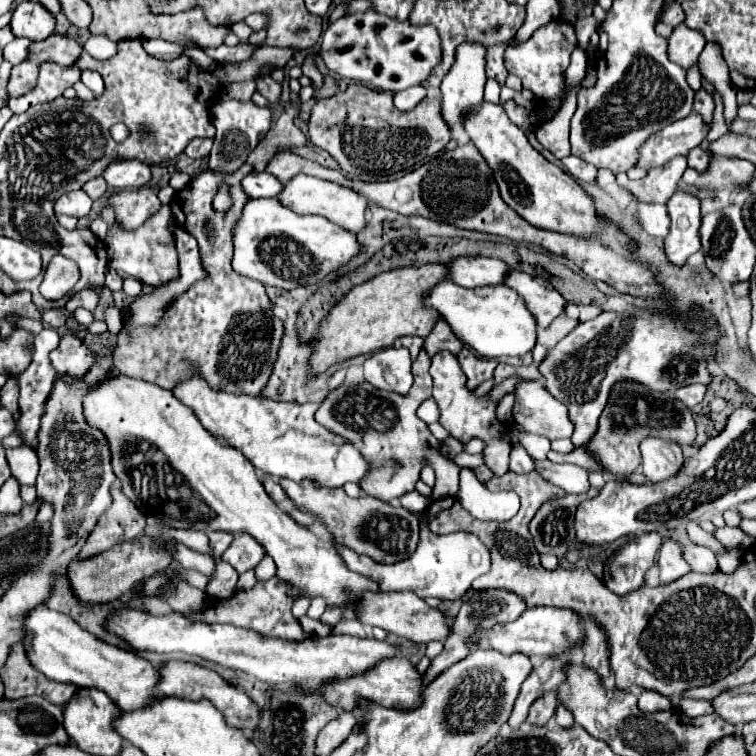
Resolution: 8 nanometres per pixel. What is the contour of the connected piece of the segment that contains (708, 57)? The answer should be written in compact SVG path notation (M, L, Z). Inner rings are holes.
M707 42L701 56L699 56L699 68L701 74L715 84L715 88L721 92L725 102L725 120L731 124L737 116L737 102L735 102L735 86L729 78L729 68L723 58L721 46L717 42Z

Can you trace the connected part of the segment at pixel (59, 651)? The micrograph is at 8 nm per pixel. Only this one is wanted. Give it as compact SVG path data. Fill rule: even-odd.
M39 606L29 612L25 620L25 640L23 640L29 660L37 670L41 670L49 680L71 682L75 686L93 686L103 690L117 706L125 712L143 708L163 698L157 692L159 670L131 650L123 650L119 646L107 644L83 630L71 616L49 610L47 606Z

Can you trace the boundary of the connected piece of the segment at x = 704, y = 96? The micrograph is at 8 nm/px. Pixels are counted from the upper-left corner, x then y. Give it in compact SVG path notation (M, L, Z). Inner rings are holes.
M705 90L697 92L697 94L695 94L693 110L695 110L707 124L711 124L711 122L713 122L713 110L715 110L715 102L713 102L711 94L707 94Z

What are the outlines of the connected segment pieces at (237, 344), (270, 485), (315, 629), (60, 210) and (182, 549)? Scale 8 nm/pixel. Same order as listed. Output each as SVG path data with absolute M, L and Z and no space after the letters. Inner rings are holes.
M245 164L227 178L233 198L233 208L227 214L219 214L211 208L213 194L221 182L213 172L201 172L185 188L175 192L169 204L171 214L177 226L197 238L203 266L209 272L209 278L193 284L193 288L177 298L157 328L135 328L119 332L113 358L121 374L173 390L179 382L185 380L185 370L189 370L189 376L191 370L195 370L215 390L261 396L261 390L267 386L279 354L283 322L273 316L273 304L265 292L265 286L257 280L249 280L237 274L231 268L233 226L241 216L245 202L249 202L249 196L245 190L241 190L241 178L245 178L249 172L253 172L253 166ZM207 222L217 224L213 242L205 234ZM225 338L231 338L227 348Z
M267 475L265 478L264 487L266 492L276 504L279 504L287 498L287 495L281 488L280 484L275 481L270 475Z
M301 616L299 622L307 636L329 636L331 634L331 626L323 624L321 620L311 620L309 616Z
M77 190L77 192L69 192L69 194L63 194L55 206L53 206L55 214L67 214L67 216L75 216L75 218L81 218L81 216L87 216L89 210L91 210L91 198L83 192L83 190Z
M181 544L175 546L173 560L179 562L183 568L197 570L197 572L201 572L205 576L211 576L213 574L213 568L215 568L215 562L209 556L205 556L201 552L195 552L195 550L191 550L187 546L181 546Z

